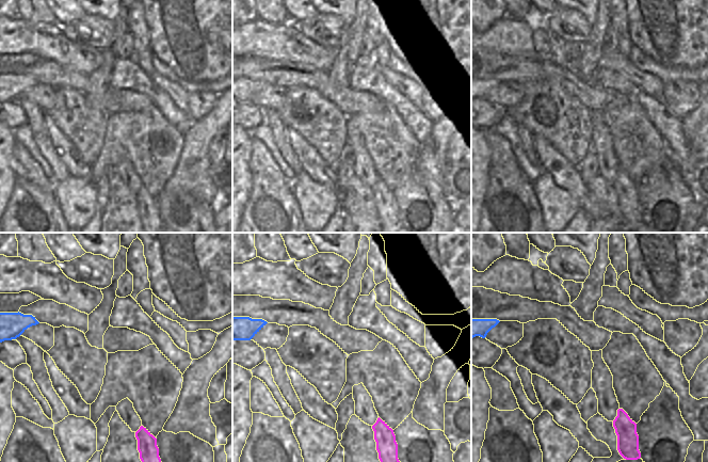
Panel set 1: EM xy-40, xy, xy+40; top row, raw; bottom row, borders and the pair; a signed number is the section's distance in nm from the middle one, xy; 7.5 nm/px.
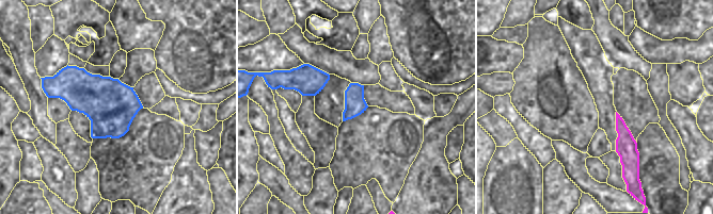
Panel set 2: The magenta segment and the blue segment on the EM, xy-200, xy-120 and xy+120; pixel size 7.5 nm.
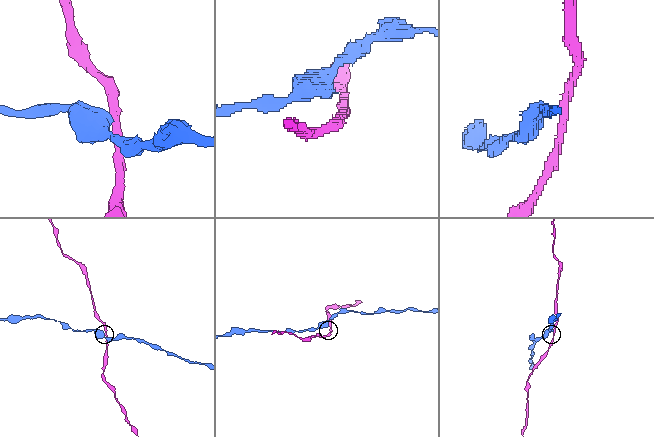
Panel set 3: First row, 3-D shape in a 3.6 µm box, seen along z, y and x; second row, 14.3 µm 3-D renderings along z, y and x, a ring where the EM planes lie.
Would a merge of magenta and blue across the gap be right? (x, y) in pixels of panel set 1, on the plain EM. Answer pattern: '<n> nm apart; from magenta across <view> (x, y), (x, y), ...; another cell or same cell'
1100 nm apart; from magenta across xy-40 (141, 187), (38, 83); same cell

